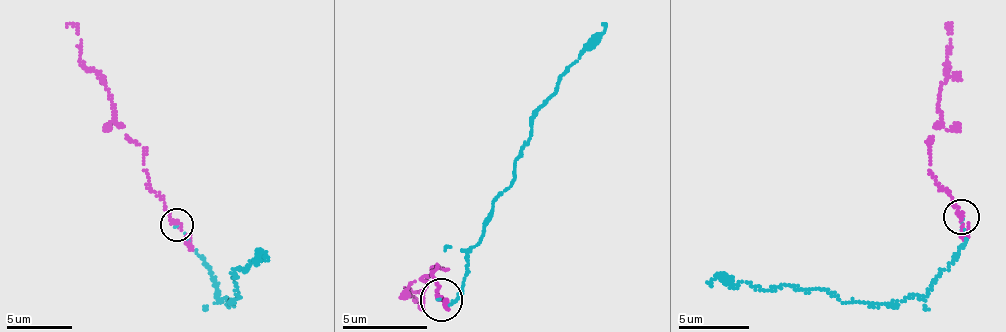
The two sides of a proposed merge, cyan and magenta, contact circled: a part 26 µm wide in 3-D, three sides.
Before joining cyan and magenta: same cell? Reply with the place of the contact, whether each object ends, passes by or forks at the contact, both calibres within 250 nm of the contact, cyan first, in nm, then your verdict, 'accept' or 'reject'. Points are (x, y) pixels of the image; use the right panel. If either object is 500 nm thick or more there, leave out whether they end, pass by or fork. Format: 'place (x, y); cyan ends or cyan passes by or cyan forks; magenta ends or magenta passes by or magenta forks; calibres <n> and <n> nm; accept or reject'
place (961, 216); cyan ends; magenta passes by; calibres 110 and 240 nm; accept

